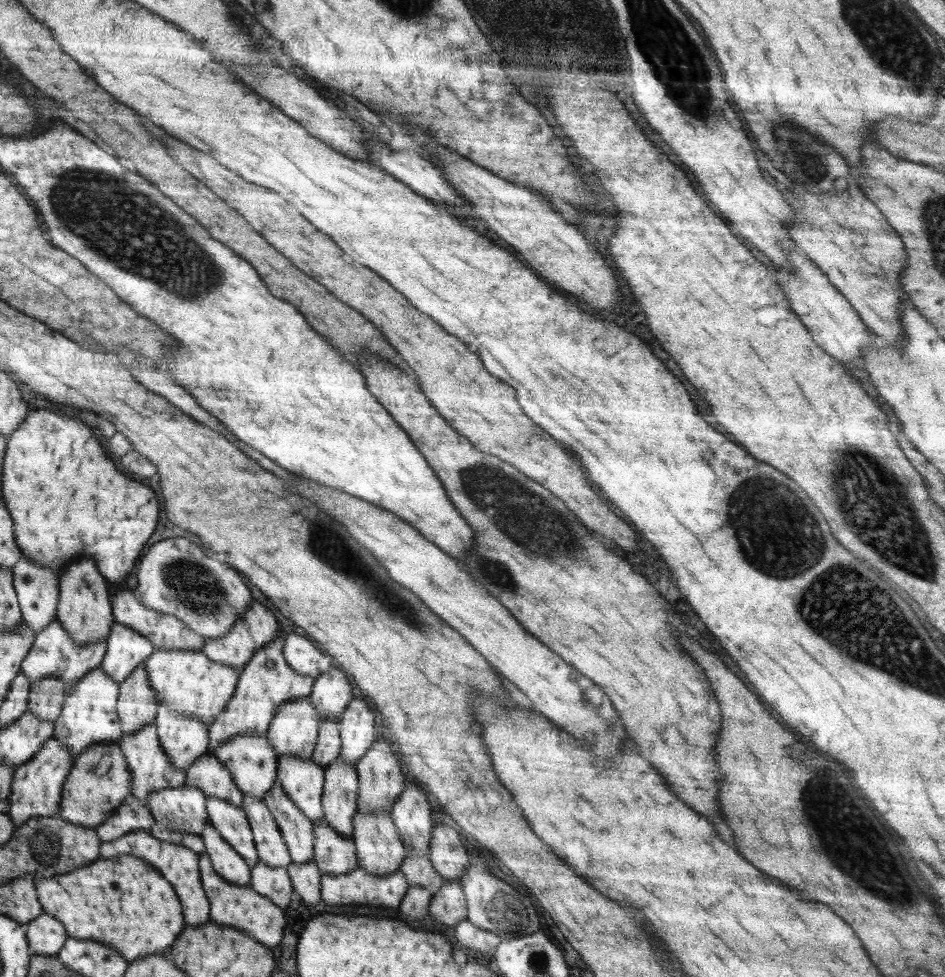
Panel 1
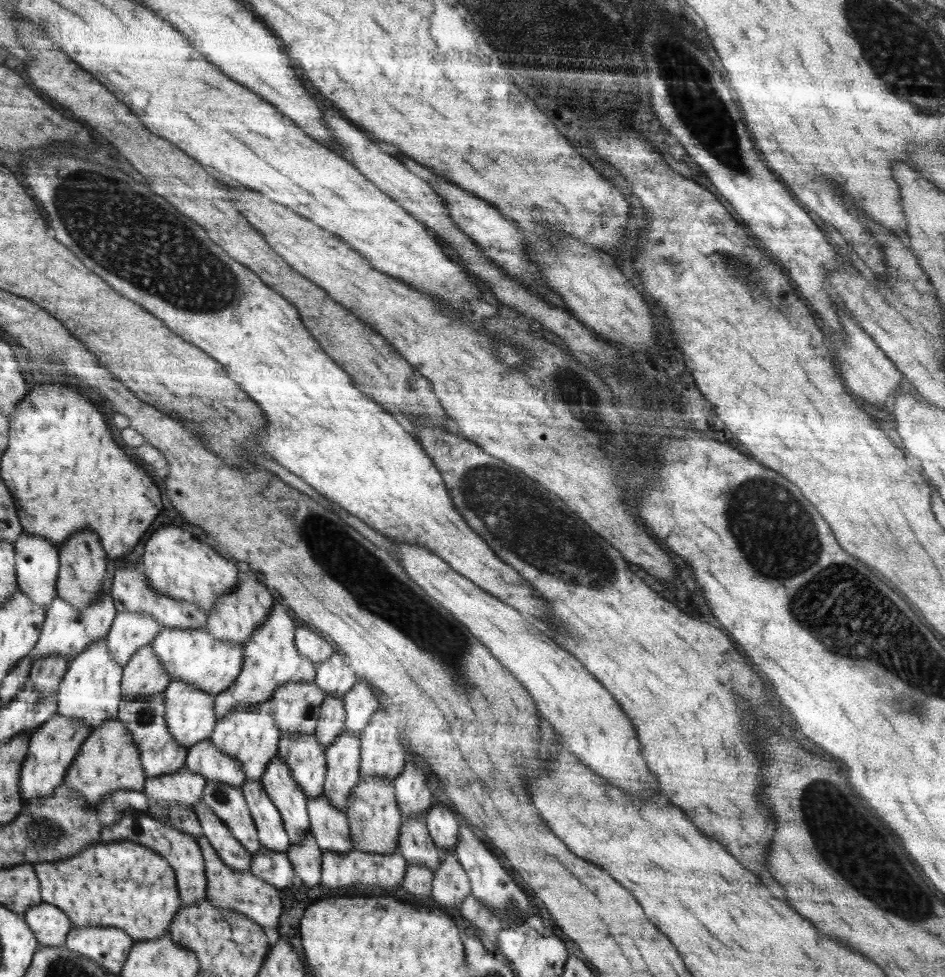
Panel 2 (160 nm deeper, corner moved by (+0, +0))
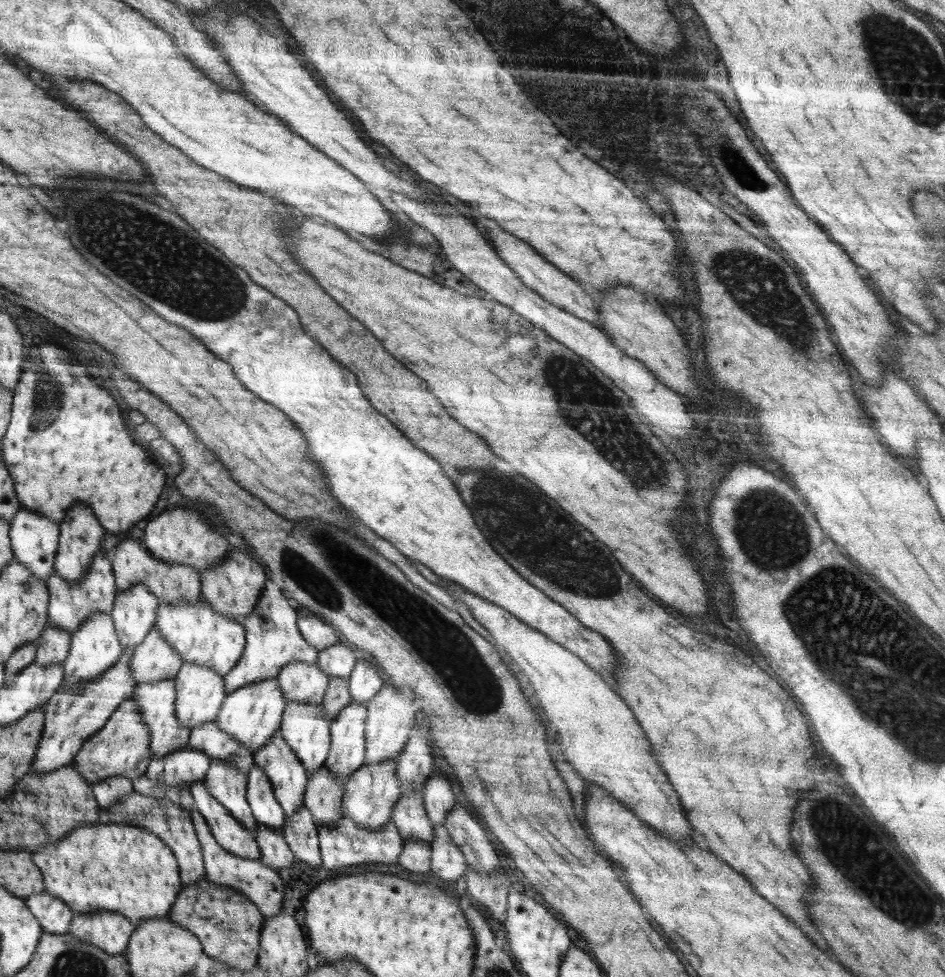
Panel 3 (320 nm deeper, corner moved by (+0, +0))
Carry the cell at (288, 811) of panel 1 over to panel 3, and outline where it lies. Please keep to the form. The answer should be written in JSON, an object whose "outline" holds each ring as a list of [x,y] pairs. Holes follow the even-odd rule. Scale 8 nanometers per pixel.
{"outline":[[[278,730],[276,736],[254,753],[258,765],[271,782],[276,800],[286,816],[292,816],[306,804],[306,788],[309,782],[306,766]]]}

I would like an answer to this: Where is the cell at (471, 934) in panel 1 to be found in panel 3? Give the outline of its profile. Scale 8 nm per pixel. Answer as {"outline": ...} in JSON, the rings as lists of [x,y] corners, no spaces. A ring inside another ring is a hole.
{"outline":[[[470,867],[466,872],[468,894],[476,898],[498,923],[504,920],[504,914],[507,911],[507,896],[511,886],[504,874],[506,873],[502,868],[498,876],[480,876],[480,874],[476,876]]]}

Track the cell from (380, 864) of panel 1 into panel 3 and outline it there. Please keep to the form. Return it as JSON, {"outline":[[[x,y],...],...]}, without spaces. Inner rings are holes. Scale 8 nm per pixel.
{"outline":[[[394,759],[373,765],[358,767],[344,783],[342,811],[346,818],[354,820],[359,828],[380,831],[387,827],[394,814],[395,804],[402,796],[402,786],[398,779],[398,764]]]}

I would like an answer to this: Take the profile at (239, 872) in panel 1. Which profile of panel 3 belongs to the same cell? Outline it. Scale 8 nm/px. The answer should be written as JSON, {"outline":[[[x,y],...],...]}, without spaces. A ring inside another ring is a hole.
{"outline":[[[204,781],[193,782],[190,786],[191,795],[195,799],[196,810],[207,821],[208,828],[214,833],[215,840],[227,852],[247,859],[259,859],[262,850],[259,844],[235,817],[228,813],[223,804],[207,791]]]}

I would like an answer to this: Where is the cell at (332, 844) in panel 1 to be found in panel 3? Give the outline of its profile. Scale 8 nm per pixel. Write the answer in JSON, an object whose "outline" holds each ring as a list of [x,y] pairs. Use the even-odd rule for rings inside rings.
{"outline":[[[322,766],[309,777],[306,805],[317,829],[334,828],[344,818],[342,795],[344,783],[329,768]]]}

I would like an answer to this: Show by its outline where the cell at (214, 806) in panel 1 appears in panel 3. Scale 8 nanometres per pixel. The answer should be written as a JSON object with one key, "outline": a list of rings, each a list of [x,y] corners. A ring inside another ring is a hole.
{"outline":[[[212,759],[203,781],[207,785],[207,791],[224,805],[228,813],[252,836],[256,836],[259,826],[246,798],[247,775],[227,762]]]}

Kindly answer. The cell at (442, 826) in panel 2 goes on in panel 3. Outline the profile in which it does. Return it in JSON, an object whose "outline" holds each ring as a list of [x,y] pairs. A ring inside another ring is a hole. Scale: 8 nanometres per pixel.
{"outline":[[[434,773],[432,778],[427,780],[422,793],[428,820],[432,826],[444,826],[444,820],[456,802],[450,781],[445,775]]]}

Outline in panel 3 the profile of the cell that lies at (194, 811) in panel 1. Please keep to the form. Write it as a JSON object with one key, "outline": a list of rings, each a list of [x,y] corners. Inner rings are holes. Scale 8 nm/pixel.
{"outline":[[[190,745],[183,746],[168,756],[152,758],[146,775],[150,780],[169,787],[190,788],[196,781],[202,781],[210,766],[211,758]]]}

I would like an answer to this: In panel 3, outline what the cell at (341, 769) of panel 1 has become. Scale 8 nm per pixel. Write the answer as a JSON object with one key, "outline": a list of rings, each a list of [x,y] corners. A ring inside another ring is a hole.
{"outline":[[[351,701],[329,726],[331,745],[323,766],[343,783],[365,762],[366,719],[367,704]]]}

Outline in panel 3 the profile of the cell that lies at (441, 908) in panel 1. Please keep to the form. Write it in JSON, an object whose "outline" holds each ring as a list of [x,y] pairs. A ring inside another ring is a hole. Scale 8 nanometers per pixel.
{"outline":[[[433,826],[433,834],[431,872],[446,884],[454,884],[466,876],[469,866],[443,826]]]}

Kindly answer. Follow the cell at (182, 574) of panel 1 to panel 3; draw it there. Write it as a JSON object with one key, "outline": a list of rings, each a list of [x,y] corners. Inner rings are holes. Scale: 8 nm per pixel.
{"outline":[[[170,508],[158,514],[146,525],[142,538],[147,549],[159,559],[172,564],[188,565],[200,574],[210,571],[218,562],[228,559],[228,542],[206,522],[196,508]]]}

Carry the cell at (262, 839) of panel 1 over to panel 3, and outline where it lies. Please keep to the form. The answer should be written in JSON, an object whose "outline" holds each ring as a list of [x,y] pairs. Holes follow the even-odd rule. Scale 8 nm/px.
{"outline":[[[258,765],[252,767],[246,775],[246,798],[254,819],[258,824],[268,826],[272,830],[282,830],[287,816],[275,799],[276,795],[268,777]]]}

